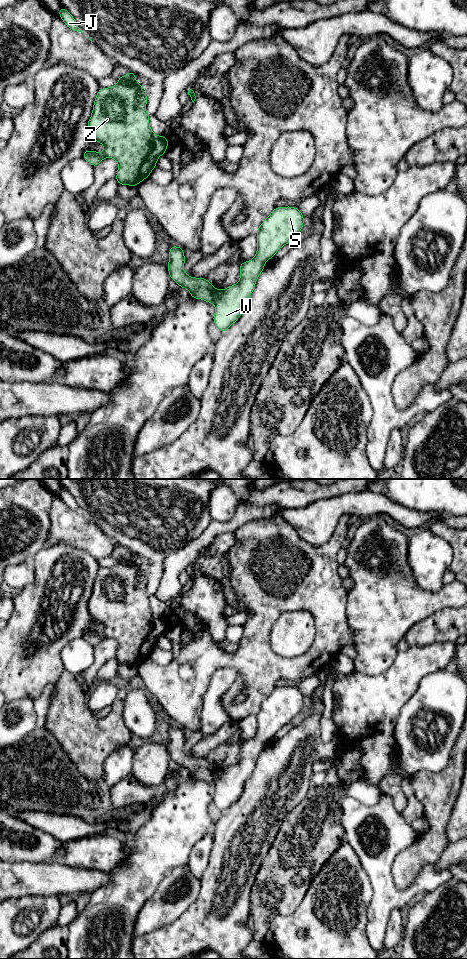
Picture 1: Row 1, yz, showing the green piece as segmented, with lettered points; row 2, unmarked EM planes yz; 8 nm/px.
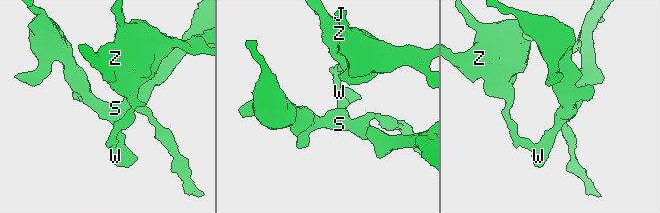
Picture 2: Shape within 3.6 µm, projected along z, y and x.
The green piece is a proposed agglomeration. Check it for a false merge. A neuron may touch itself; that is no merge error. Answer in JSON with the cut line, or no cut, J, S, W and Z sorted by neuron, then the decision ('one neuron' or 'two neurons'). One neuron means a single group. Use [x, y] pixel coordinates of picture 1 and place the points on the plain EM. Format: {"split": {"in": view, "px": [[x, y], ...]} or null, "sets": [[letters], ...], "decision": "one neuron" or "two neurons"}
{"split": {"in": "yz", "px": [[218, 770], [213, 782]]}, "sets": [["J", "Z"], ["S", "W"]], "decision": "two neurons"}

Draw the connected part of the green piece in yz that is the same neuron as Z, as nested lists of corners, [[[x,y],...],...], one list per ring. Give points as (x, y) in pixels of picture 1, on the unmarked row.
[[[128,551],[125,556],[120,556],[116,565],[109,568],[100,568],[93,584],[93,590],[91,593],[91,597],[87,603],[88,611],[90,616],[96,621],[101,623],[104,626],[104,630],[99,633],[97,631],[86,630],[83,634],[83,639],[85,639],[88,643],[90,643],[93,647],[96,647],[103,639],[105,638],[114,638],[118,643],[118,650],[116,654],[116,660],[119,665],[128,665],[128,666],[137,666],[144,659],[149,658],[150,653],[154,648],[156,648],[156,643],[158,638],[161,635],[164,635],[167,627],[168,627],[168,618],[164,616],[158,616],[153,613],[149,603],[149,595],[146,592],[147,585],[147,576],[146,576],[147,568],[142,568],[140,564],[137,562],[135,553]]]

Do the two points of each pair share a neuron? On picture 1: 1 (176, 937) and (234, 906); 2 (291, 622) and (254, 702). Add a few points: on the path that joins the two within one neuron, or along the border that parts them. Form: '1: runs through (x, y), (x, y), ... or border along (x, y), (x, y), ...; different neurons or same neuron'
1: runs through (190, 934), (214, 922), (220, 916); same neuron
2: border along (270, 631), (276, 653), (301, 653); different neurons

